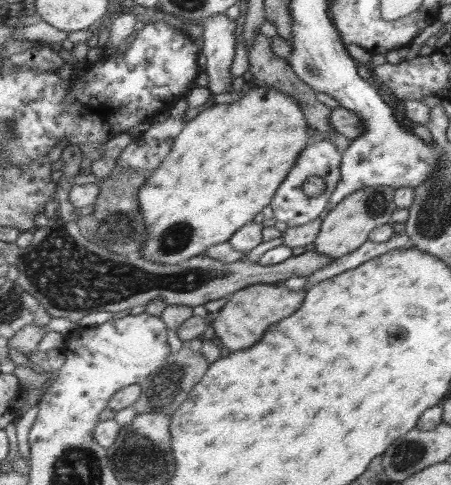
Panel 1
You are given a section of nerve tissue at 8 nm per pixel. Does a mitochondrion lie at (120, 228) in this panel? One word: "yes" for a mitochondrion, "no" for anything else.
yes

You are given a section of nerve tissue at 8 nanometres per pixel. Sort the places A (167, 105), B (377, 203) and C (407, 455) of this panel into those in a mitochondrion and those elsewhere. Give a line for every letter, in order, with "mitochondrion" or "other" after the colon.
A: other
B: mitochondrion
C: mitochondrion

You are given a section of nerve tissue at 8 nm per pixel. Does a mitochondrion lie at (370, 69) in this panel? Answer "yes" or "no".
no

